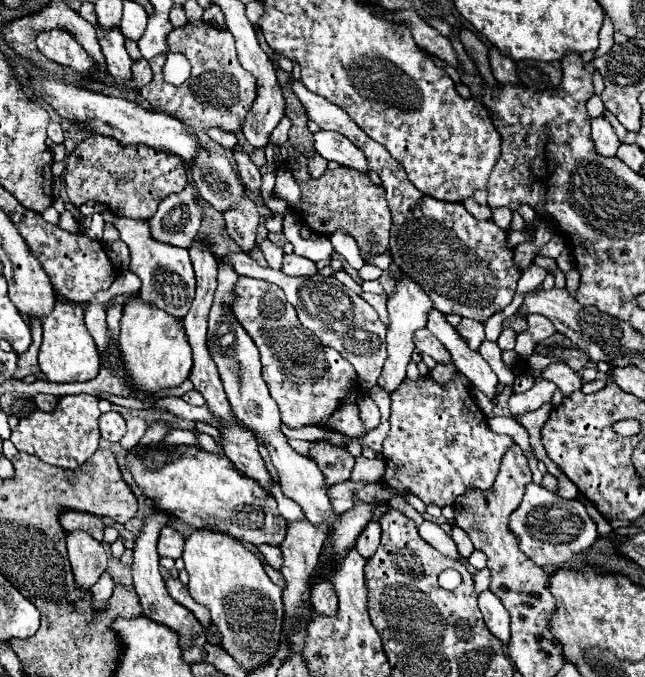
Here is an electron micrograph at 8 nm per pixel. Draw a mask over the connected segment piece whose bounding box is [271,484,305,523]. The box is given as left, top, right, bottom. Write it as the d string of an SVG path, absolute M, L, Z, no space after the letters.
M279 484L273 485L271 488L271 494L277 499L277 503L279 503L279 513L281 513L289 523L291 523L291 521L305 519L305 513L299 509L299 505L297 505L295 501L289 501L289 499L281 493Z

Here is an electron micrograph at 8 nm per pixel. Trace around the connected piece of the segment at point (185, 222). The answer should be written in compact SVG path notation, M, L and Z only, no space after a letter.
M189 185L159 203L157 213L149 219L151 235L175 247L189 247L201 227L201 219L203 211L197 205L197 191Z

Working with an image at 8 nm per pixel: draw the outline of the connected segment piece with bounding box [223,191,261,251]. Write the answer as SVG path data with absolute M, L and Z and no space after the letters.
M245 191L239 197L239 203L235 209L227 209L225 223L227 223L227 231L229 235L239 243L239 247L243 251L251 251L255 247L255 231L259 225L259 209L257 203L251 199L251 195Z

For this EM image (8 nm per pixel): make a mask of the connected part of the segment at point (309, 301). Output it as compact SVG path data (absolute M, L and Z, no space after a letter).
M229 249L229 251L225 251L223 261L229 263L239 275L249 275L249 277L279 285L285 291L289 303L297 309L301 325L307 327L309 331L313 331L323 341L323 345L333 347L343 357L347 357L347 361L355 367L357 375L359 375L359 385L363 389L369 389L377 383L381 369L383 369L383 361L387 357L385 347L383 347L387 327L379 321L377 311L363 297L359 297L357 293L347 289L335 277L325 277L321 273L317 273L313 277L289 277L281 271L275 271L269 267L259 267L243 251Z

